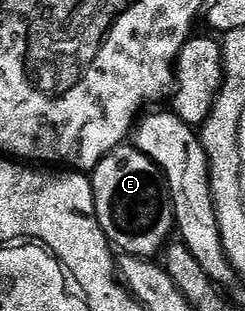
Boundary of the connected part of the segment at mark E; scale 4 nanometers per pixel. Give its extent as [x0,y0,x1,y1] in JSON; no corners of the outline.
[89,144,175,259]

